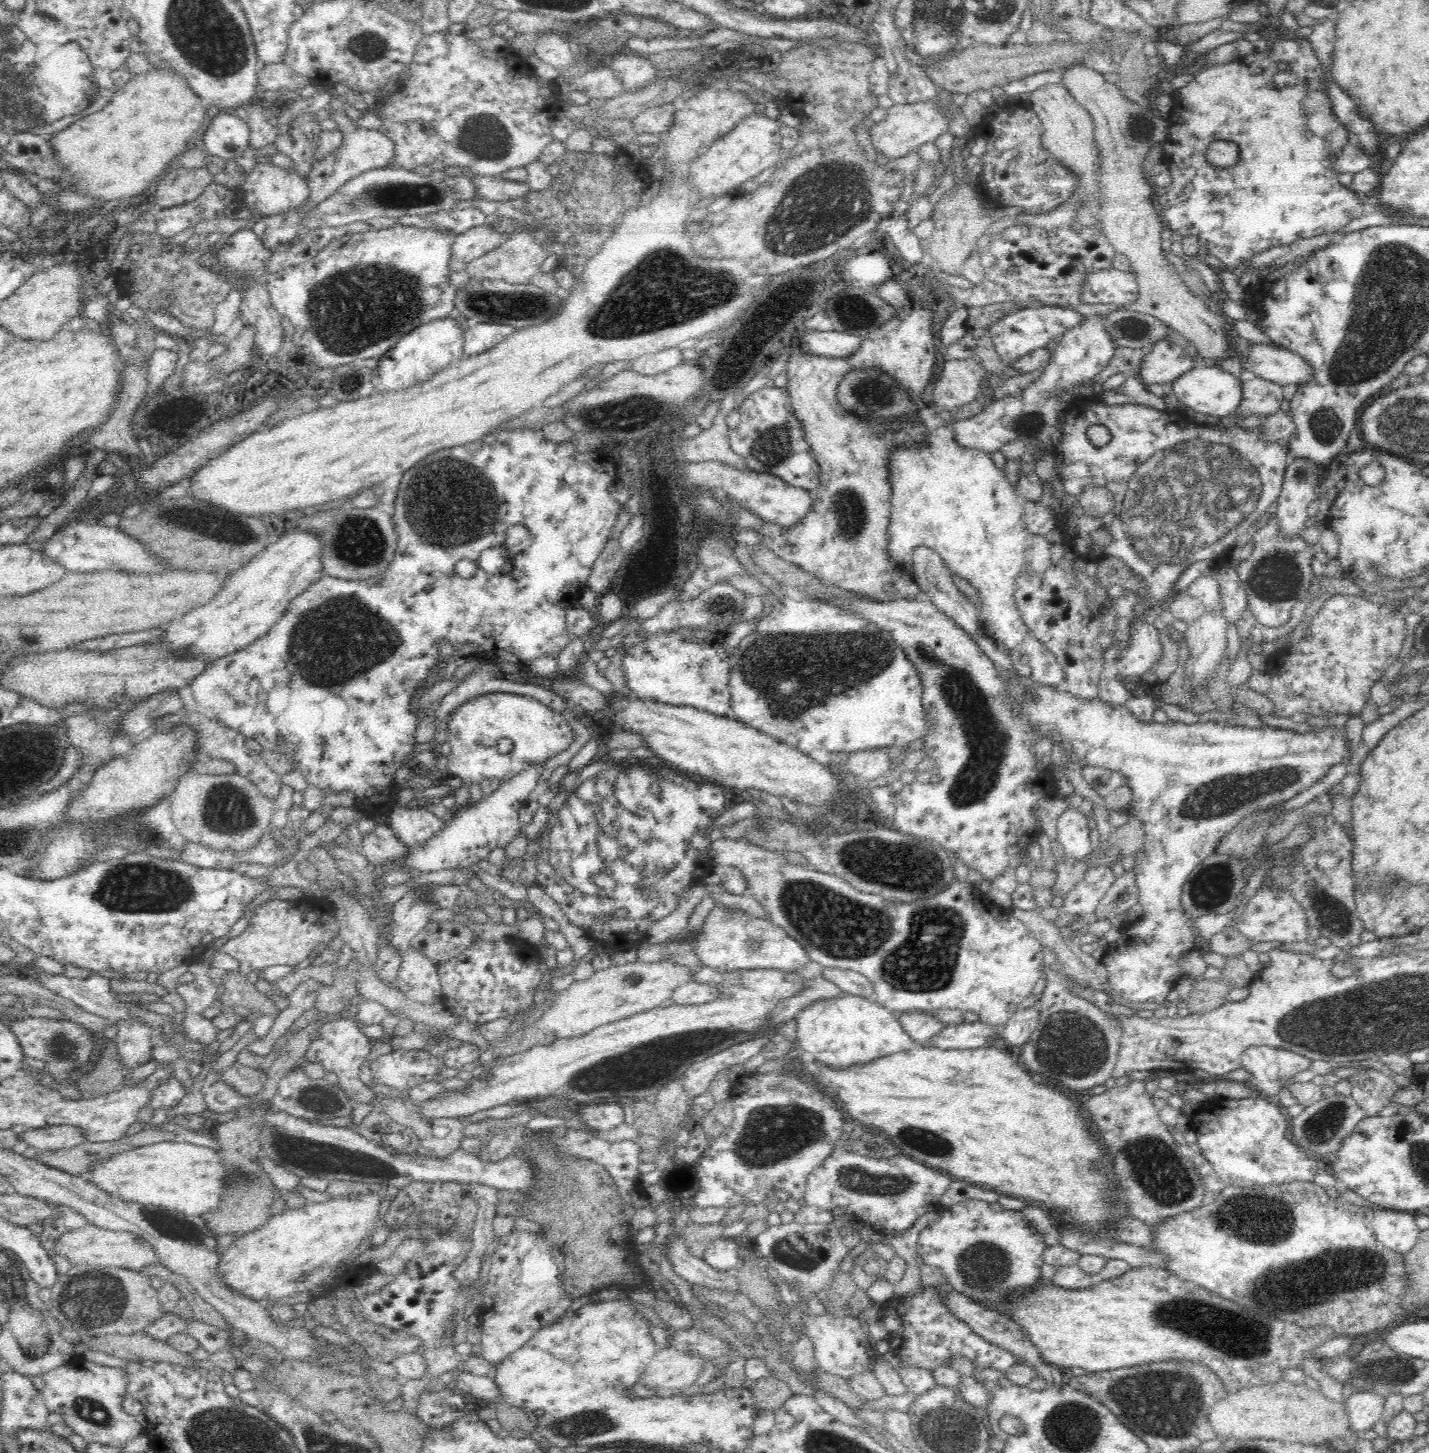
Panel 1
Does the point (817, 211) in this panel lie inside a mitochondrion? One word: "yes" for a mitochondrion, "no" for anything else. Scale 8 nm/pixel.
yes

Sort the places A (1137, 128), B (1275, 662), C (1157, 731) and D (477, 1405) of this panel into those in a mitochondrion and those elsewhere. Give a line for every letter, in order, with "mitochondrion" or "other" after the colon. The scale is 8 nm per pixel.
A: mitochondrion
B: other
C: other
D: other

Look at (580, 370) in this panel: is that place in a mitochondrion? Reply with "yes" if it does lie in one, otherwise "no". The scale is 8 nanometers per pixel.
no

